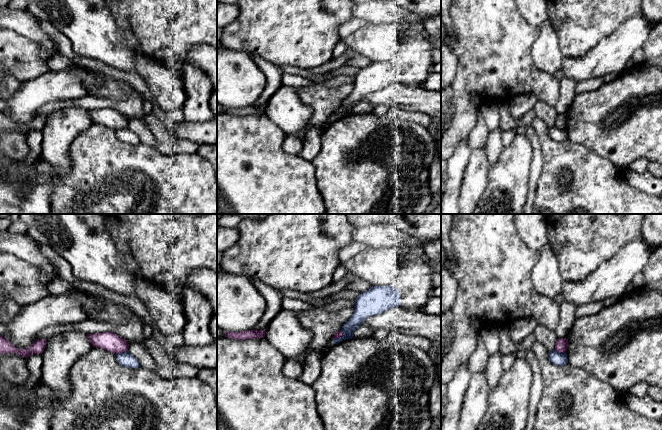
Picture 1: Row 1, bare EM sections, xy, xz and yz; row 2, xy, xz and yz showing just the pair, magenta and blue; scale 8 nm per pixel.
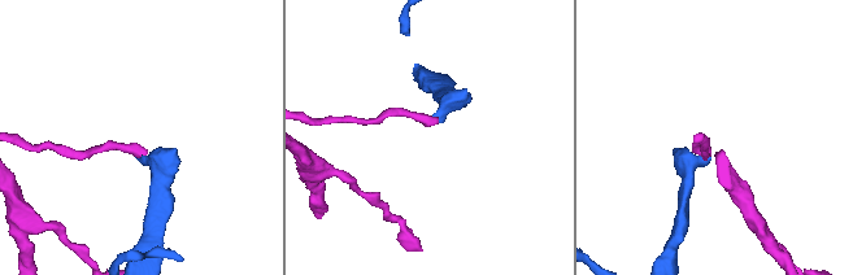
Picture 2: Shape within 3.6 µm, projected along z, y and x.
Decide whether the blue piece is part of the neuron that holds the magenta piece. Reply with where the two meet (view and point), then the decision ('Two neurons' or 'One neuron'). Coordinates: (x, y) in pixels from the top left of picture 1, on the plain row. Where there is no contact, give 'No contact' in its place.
Touches magenta at xz (341, 112). Two neurons

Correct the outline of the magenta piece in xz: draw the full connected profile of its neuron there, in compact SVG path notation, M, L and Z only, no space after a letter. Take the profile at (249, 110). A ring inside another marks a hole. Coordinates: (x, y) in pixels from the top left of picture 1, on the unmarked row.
M266 105L265 106L247 106L247 107L241 107L241 108L231 108L231 107L225 107L226 111L225 113L231 114L231 115L237 115L237 116L247 116L247 115L255 115L255 114L264 114Z

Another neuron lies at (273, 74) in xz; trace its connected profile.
M251 55L251 59L266 76L266 87L260 98L256 101L255 106L265 106L269 102L272 95L281 88L282 85L280 79L283 72L278 66L269 63L256 55Z

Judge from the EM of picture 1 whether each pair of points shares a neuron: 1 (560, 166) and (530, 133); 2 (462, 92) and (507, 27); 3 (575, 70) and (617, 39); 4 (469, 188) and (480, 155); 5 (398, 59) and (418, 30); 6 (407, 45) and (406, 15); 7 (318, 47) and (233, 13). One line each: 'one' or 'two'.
1: two
2: one
3: one
4: one
5: one
6: two
7: two

